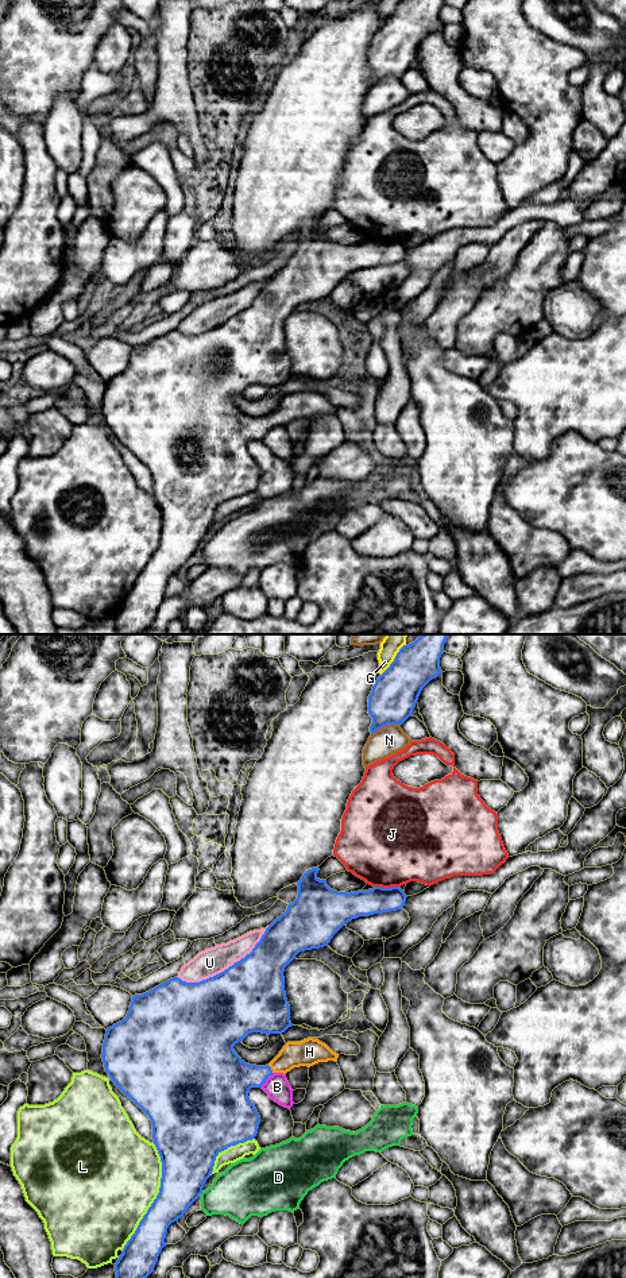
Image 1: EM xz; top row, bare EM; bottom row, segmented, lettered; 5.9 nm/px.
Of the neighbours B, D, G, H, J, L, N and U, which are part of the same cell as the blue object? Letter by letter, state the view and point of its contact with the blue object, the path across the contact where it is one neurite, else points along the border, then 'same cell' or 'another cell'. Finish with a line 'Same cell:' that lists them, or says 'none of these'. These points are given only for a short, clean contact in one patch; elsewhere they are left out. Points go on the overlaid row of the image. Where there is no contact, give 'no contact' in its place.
B: xz (266, 1078) | along xz (274, 1073), (261, 1087) | another cell
D: no contact | another cell
G: xz (394, 660) | another cell
H: xz (270, 1069) | across xz (230, 1078), (257, 1076), (270, 1069), (293, 1054), (306, 1053) | same cell
J: xz (386, 888) | another cell
L: xz (157, 1197) | another cell
N: xz (385, 725) | another cell
U: xz (225, 969) | another cell
Same cell: H

